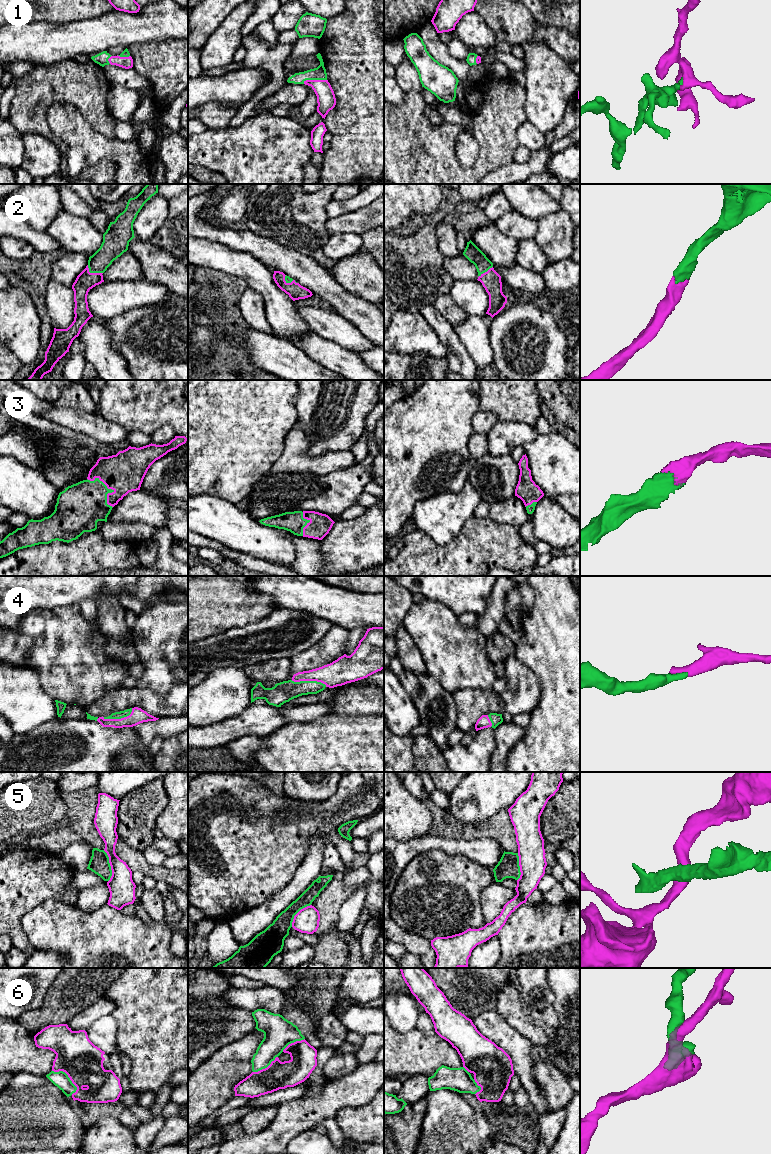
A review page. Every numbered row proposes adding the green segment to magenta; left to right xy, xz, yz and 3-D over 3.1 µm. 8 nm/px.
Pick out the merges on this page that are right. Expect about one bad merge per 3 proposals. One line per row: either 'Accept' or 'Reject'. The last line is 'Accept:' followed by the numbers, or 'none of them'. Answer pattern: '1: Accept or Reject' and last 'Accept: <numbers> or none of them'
1: Accept
2: Accept
3: Accept
4: Accept
5: Reject
6: Accept
Accept: 1, 2, 3, 4, 6

